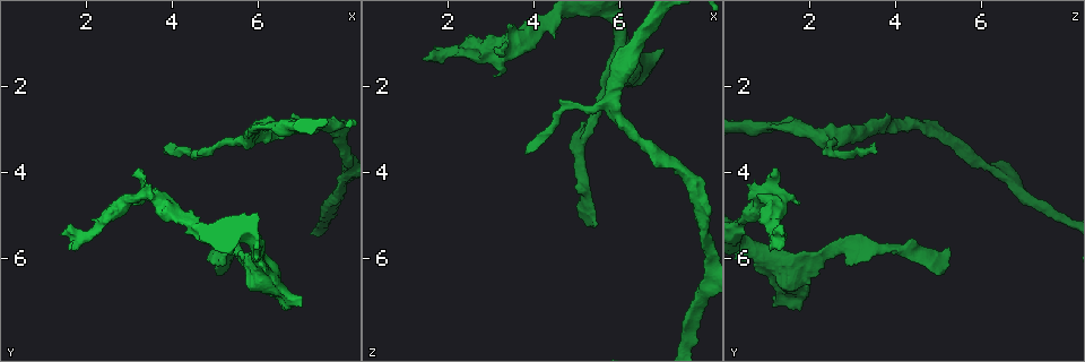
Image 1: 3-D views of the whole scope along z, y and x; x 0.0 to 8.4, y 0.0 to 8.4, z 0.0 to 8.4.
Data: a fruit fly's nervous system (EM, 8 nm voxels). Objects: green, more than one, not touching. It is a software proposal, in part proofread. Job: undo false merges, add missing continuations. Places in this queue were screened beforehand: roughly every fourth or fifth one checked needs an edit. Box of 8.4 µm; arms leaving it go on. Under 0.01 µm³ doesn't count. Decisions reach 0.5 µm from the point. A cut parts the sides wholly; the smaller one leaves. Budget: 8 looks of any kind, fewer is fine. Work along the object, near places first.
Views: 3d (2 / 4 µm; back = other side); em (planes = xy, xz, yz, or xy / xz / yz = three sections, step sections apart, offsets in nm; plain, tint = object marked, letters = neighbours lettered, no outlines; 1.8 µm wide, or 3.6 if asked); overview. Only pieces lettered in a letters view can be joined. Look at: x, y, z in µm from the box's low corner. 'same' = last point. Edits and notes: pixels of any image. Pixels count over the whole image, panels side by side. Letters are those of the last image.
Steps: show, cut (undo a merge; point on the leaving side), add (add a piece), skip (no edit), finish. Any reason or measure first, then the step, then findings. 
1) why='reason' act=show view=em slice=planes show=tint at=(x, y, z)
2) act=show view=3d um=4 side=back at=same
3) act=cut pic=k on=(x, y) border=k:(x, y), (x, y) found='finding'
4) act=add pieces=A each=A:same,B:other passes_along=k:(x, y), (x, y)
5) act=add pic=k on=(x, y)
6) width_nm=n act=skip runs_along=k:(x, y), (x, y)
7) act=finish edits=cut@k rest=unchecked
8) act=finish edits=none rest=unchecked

why='free end' act=show view=3d um=4 at=(5.45, 5.80, 5.25)

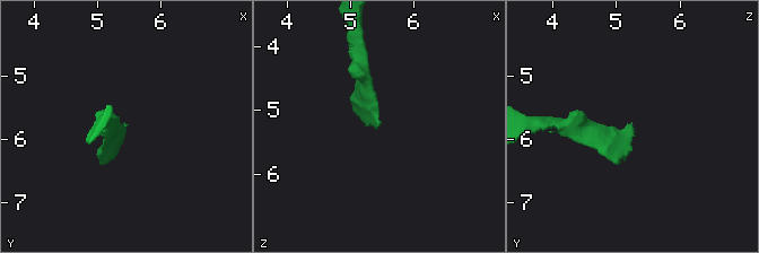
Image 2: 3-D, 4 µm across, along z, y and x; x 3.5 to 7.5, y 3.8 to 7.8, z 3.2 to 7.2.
act=show view=em slice=planes show=letters at=(5.40, 5.80, 5.25)

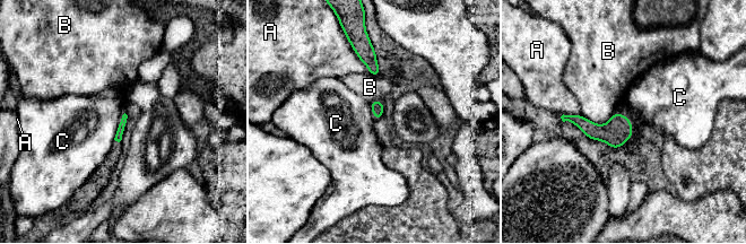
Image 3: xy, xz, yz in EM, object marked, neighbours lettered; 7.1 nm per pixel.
act=skip each=A:other,B:other,C:other border=3:(120, 120), (113, 139) found='none of them fits'

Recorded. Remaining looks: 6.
why='branch stops here' act=show view=em slice=planes show=tint at=(5.05, 6.15, 3.00)

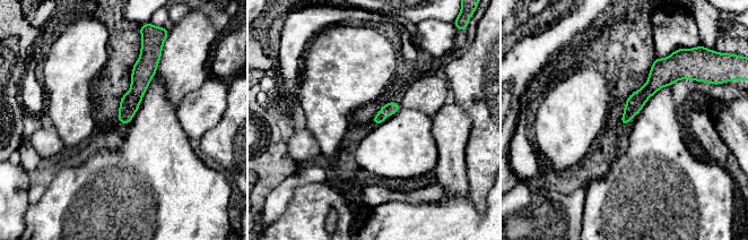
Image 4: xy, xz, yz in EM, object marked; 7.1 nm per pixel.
act=show view=em slice=planes show=letters at=same

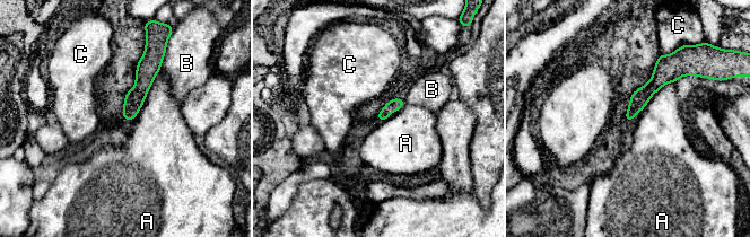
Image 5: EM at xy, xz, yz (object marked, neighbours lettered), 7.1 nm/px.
act=skip each=A:other,B:other,C:other runs_along=5:(666, 61), (664, 72), (628, 117) found='none of them fits'

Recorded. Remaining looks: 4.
why='tapers out' act=show view=3d um=4 at=(3.80, 3.40, 3.55)

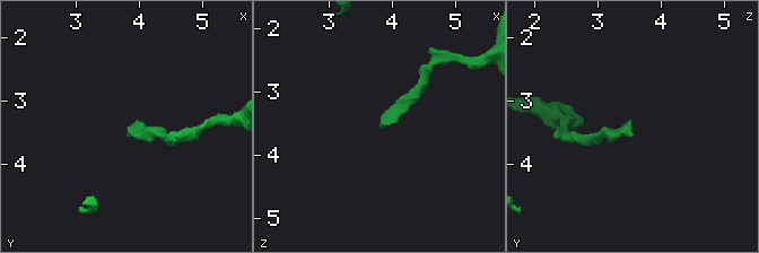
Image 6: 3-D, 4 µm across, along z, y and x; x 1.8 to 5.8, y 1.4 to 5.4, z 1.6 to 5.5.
act=show view=em slice=planes show=letters at=(3.80, 3.45, 3.50)

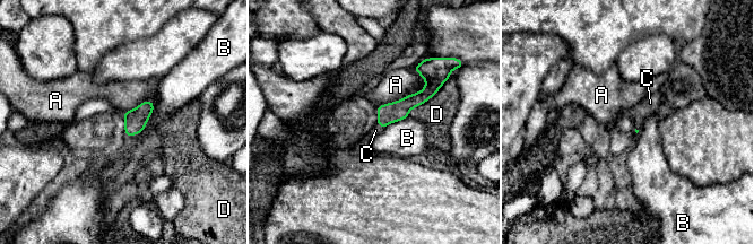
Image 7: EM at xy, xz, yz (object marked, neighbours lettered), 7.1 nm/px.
act=add pieces=C each=A:other,B:other,C:same,D:other passes_along=7:(397, 111), (379, 125), (375, 130) found='it goes on there'

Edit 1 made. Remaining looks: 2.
act=finish edits=add@7 rest=unchecked

